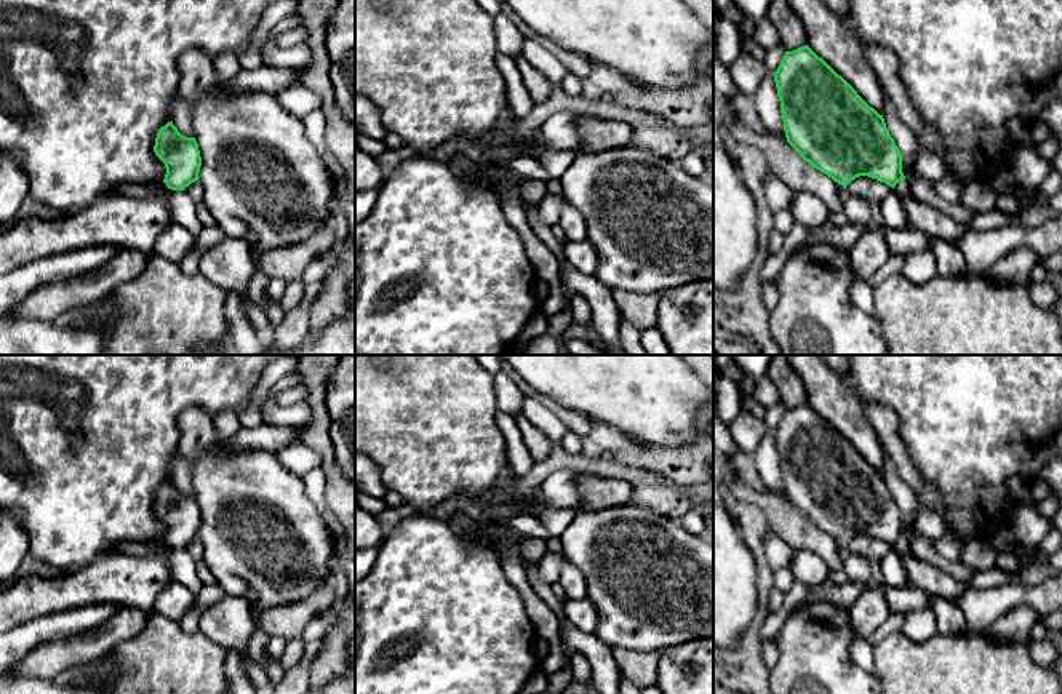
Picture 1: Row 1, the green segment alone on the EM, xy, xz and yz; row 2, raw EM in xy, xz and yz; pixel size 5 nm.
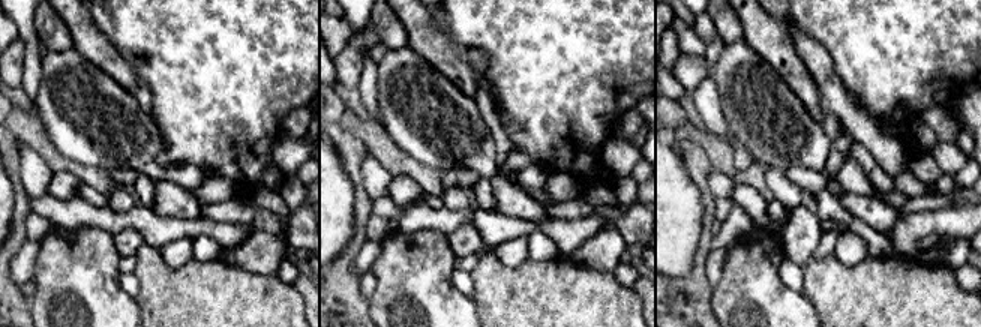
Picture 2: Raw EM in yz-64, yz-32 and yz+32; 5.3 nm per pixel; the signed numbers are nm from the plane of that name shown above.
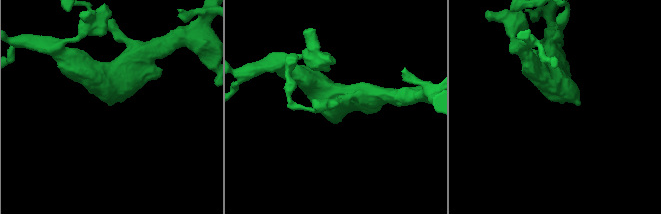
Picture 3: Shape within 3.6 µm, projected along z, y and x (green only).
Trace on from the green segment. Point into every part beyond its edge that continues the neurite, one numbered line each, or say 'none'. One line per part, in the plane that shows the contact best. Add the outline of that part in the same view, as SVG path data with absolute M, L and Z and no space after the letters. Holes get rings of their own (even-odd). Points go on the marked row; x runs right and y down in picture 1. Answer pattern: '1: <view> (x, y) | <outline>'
none

